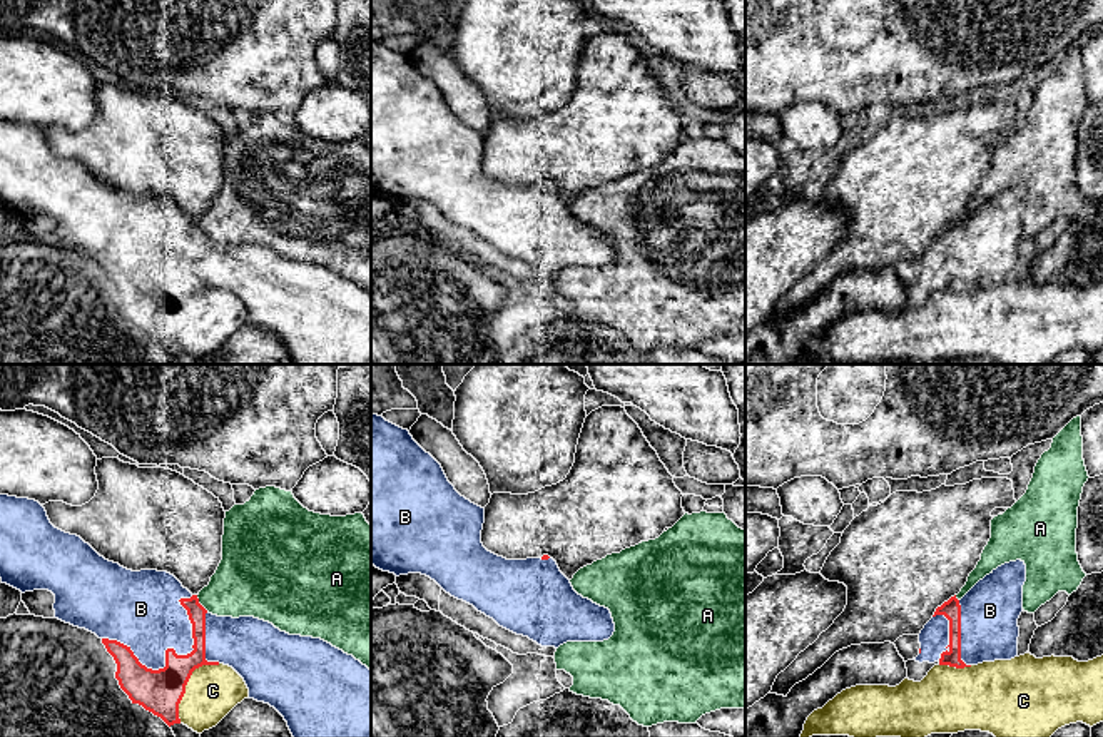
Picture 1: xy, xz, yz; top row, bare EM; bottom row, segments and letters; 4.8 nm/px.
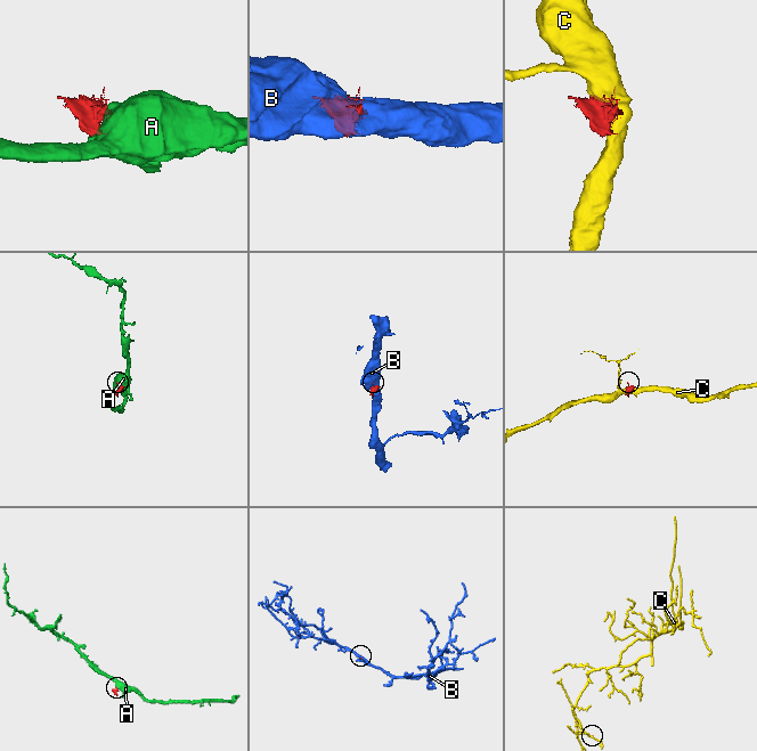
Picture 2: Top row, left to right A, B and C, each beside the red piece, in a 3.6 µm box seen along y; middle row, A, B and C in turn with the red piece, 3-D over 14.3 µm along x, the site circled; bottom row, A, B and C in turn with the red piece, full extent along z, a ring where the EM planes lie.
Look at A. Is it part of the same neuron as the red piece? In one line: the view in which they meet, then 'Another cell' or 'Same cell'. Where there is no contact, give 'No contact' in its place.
Touches red in xy. Another cell

